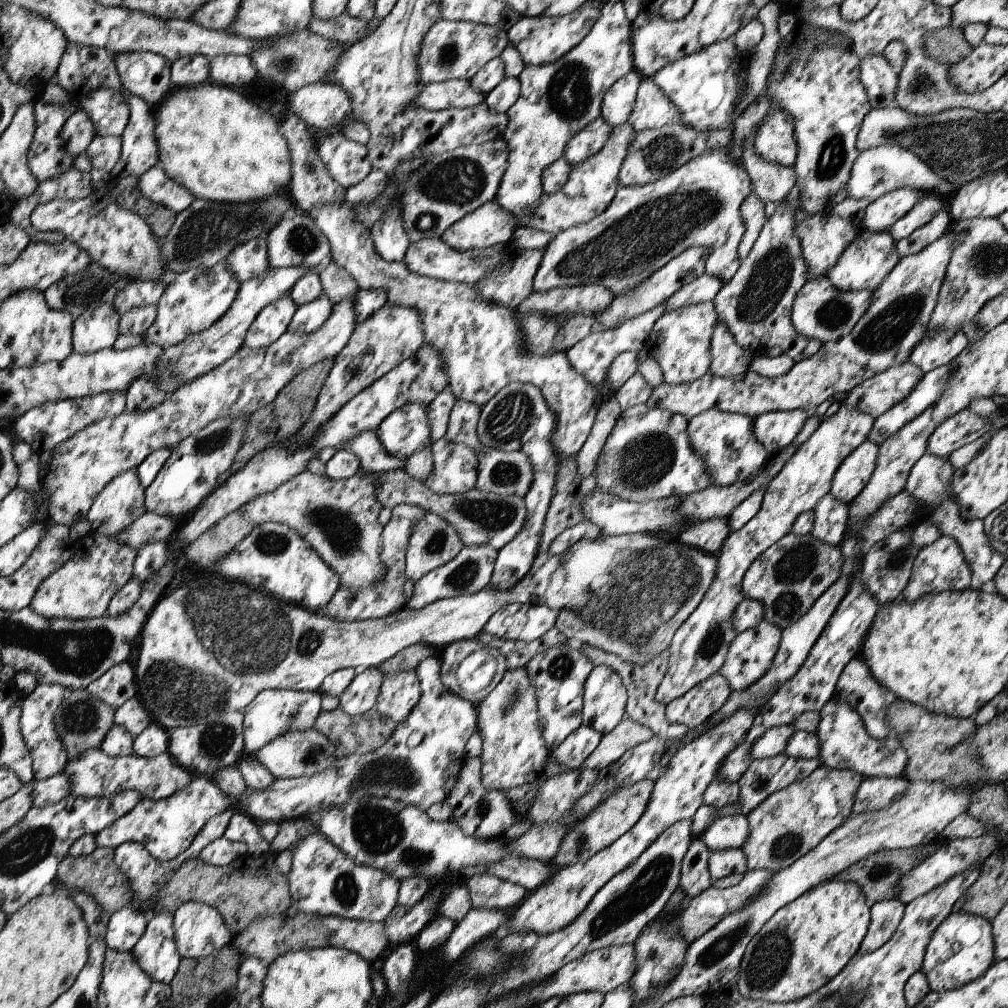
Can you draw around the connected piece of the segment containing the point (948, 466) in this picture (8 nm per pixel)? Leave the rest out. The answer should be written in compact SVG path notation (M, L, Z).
M926 451L911 470L905 490L920 500L928 509L931 509L931 516L928 516L929 521L932 525L937 526L942 535L956 539L971 570L971 588L985 589L991 585L1006 557L998 554L998 560L996 560L996 552L990 544L990 537L984 531L983 520L963 519L952 488L954 473L955 467L948 459Z

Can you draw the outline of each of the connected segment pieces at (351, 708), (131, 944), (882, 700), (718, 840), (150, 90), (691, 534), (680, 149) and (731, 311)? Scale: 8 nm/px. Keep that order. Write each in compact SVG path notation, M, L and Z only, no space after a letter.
M378 667L357 673L346 692L339 696L339 707L347 715L363 715L377 703L383 681L383 672Z
M128 905L111 914L104 936L107 946L117 951L132 951L147 930L148 917L140 909Z
M854 657L844 667L840 673L833 698L835 702L837 699L850 705L851 709L862 717L867 731L874 738L883 739L892 734L893 731L885 721L885 714L887 713L887 706L896 699L896 696L872 676L870 669L861 657Z
M738 812L734 815L714 817L714 822L700 837L710 852L726 849L742 849L750 834L746 815Z
M142 51L118 53L115 65L123 88L145 100L152 108L170 96L171 62L162 55Z
M716 517L686 527L677 537L689 547L717 555L732 529L727 517Z
M672 123L659 129L650 129L636 133L636 138L622 162L619 172L619 184L622 187L642 186L655 183L667 174L678 170L693 158L712 149L729 146L732 129L717 131L697 131L682 123Z
M797 186L784 201L775 204L775 213L762 227L750 254L741 260L736 274L730 282L727 282L720 292L714 297L713 303L717 312L717 320L726 325L734 340L743 348L752 350L755 356L765 356L768 348L778 346L784 354L787 354L795 363L802 359L811 357L820 347L818 339L806 338L796 332L791 321L791 310L796 295L809 279L807 266L805 265L800 241L794 236L793 230L796 220L793 218L794 211L799 206L799 191Z

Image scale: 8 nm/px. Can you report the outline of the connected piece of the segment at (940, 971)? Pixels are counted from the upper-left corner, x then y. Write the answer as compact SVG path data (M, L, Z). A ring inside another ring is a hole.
M951 912L935 930L925 950L921 971L926 975L931 990L948 992L980 978L996 962L994 939L991 921L988 919L963 912Z

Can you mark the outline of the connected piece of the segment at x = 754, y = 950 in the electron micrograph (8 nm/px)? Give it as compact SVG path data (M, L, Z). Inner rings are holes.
M826 881L801 894L762 926L743 954L736 987L740 996L750 1000L788 1002L800 1000L830 982L859 952L871 921L871 907L861 888L846 881Z

